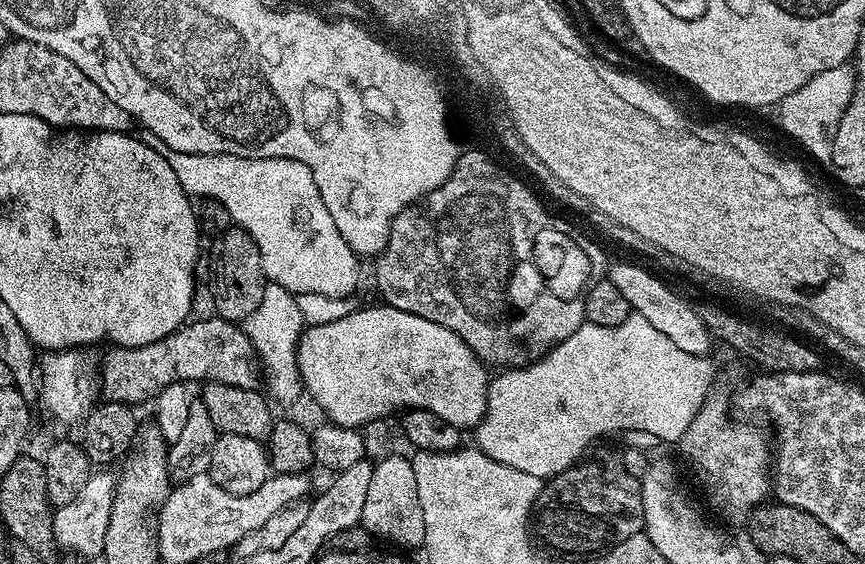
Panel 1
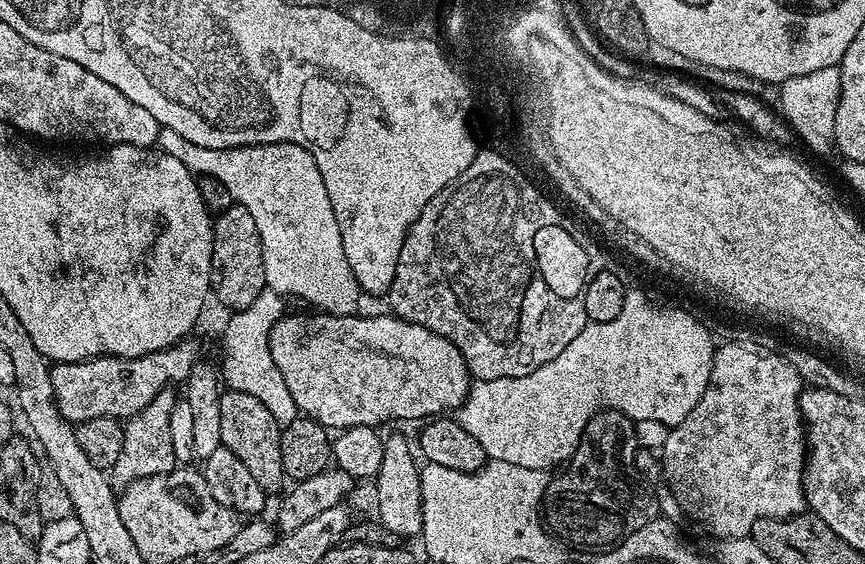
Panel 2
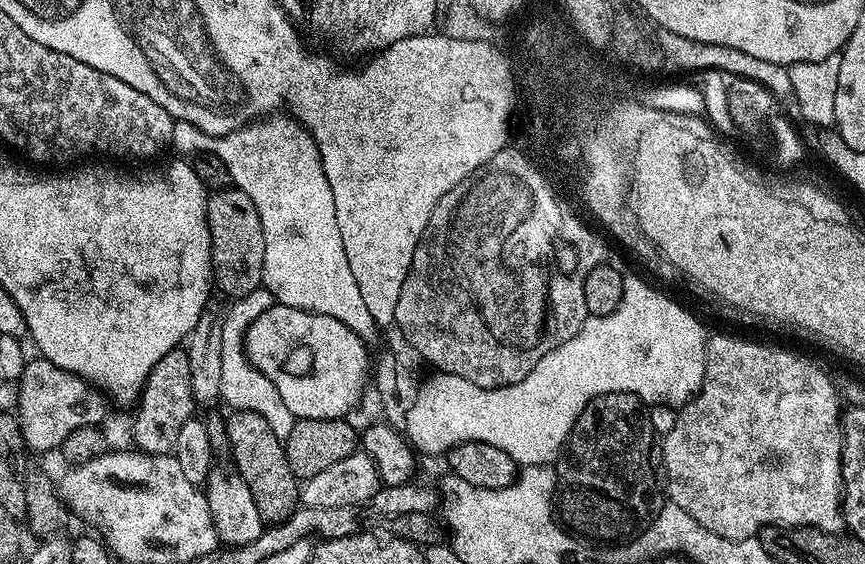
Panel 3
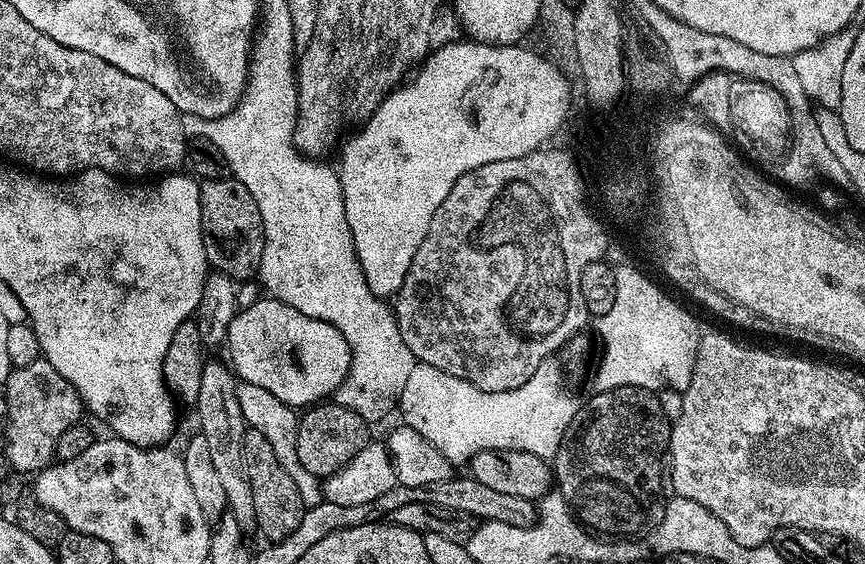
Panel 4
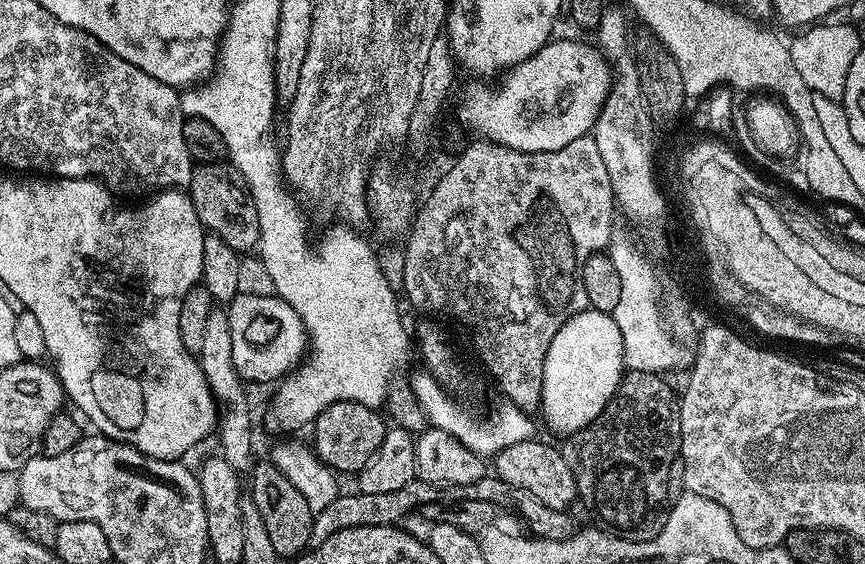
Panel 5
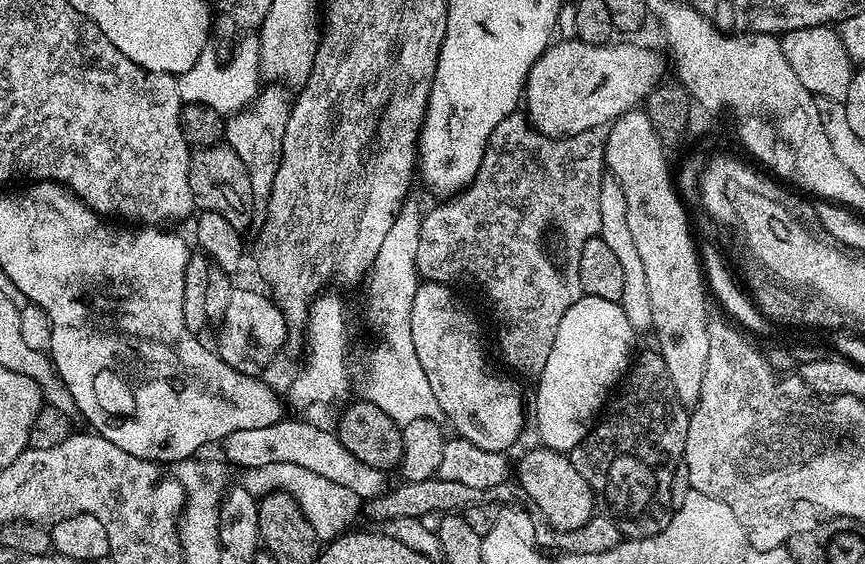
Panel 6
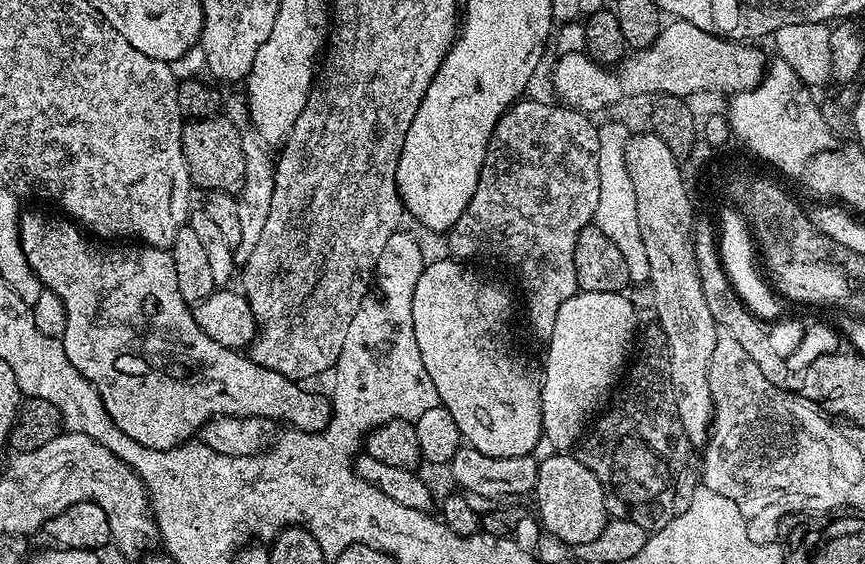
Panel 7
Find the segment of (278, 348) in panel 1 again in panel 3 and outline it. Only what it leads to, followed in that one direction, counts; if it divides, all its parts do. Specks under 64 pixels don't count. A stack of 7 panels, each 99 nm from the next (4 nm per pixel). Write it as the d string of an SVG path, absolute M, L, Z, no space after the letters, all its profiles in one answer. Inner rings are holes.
M263 286L250 290L250 294L237 296L231 301L228 312L223 313L222 322L222 390L220 400L229 404L229 409L241 412L250 410L254 414L262 414L266 422L270 425L270 430L278 434L280 440L284 440L294 430L296 416L290 414L290 409L286 407L286 402L282 402L282 394L278 394L278 386L262 374L248 361L248 356L244 352L244 339L248 333L248 327L258 318L258 314L266 314L266 310L272 308L274 301L270 290Z

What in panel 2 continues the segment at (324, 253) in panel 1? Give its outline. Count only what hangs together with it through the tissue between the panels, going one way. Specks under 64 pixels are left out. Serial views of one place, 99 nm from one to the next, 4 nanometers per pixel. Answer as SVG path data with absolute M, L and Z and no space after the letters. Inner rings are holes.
M169 128L160 129L155 147L166 154L174 154L174 158L178 158L178 162L182 162L182 166L186 166L197 177L209 176L217 179L218 182L222 182L222 185L226 186L226 190L232 195L233 201L246 206L246 210L250 210L250 214L254 218L254 226L258 226L258 234L262 238L262 262L266 270L267 287L273 288L275 292L279 292L285 298L297 296L298 299L313 304L316 307L313 309L329 316L357 315L359 308L356 307L360 304L362 293L358 282L354 278L354 270L350 270L350 262L346 262L346 254L342 250L342 234L338 234L338 222L334 218L334 210L330 206L330 194L326 194L326 182L322 182L322 174L318 174L318 166L306 149L297 144L255 144L254 146L242 146L241 148L210 150L206 146L194 146L194 142L188 142L186 138L182 138L182 134L174 134L174 130Z

